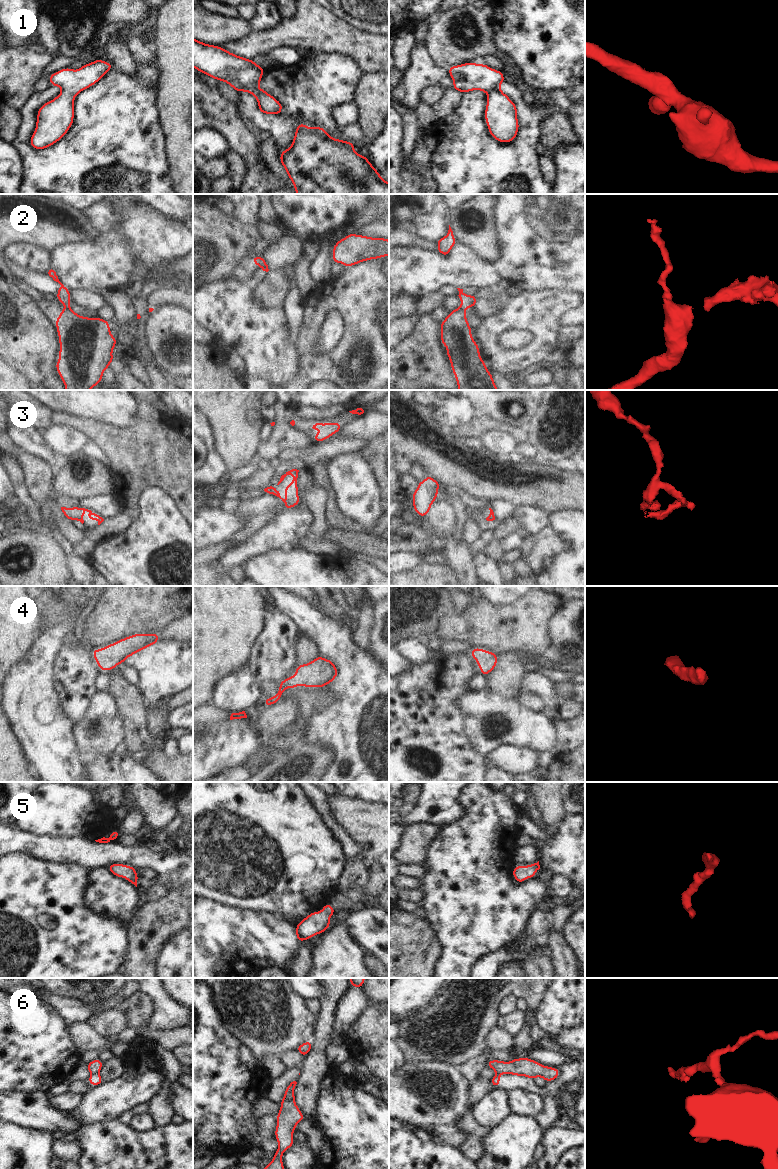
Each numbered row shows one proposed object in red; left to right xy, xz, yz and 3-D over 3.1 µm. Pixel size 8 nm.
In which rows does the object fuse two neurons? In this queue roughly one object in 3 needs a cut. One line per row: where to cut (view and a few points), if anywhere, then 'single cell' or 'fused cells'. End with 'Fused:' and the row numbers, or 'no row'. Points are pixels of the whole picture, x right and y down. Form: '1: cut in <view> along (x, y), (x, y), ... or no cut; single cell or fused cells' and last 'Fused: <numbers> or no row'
1: no cut; single cell
2: cut in xy along (66, 308), (70, 309); fused cells
3: no cut; single cell
4: no cut; single cell
5: no cut; single cell
6: no cut; single cell
Fused: 2

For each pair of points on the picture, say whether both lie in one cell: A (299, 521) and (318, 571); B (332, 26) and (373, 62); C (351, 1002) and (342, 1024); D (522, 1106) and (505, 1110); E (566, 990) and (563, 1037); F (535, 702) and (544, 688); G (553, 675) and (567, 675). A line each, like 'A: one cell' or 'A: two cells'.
A: two cells
B: one cell
C: one cell
D: two cells
E: two cells
F: two cells
G: one cell

